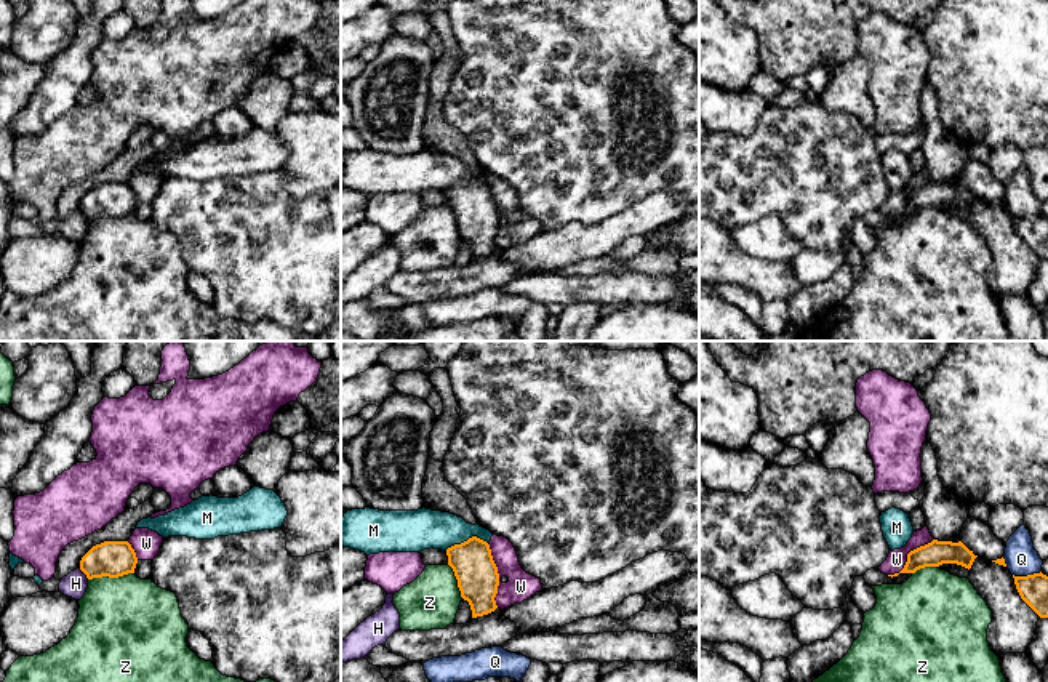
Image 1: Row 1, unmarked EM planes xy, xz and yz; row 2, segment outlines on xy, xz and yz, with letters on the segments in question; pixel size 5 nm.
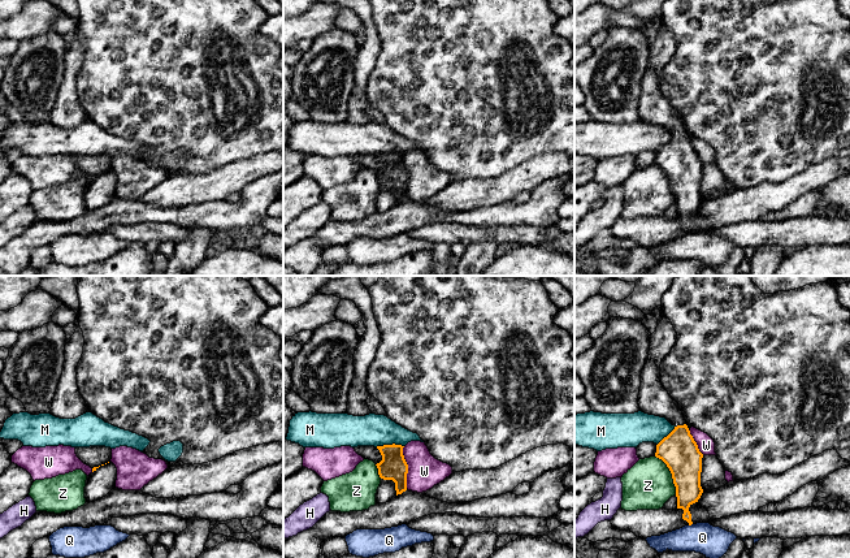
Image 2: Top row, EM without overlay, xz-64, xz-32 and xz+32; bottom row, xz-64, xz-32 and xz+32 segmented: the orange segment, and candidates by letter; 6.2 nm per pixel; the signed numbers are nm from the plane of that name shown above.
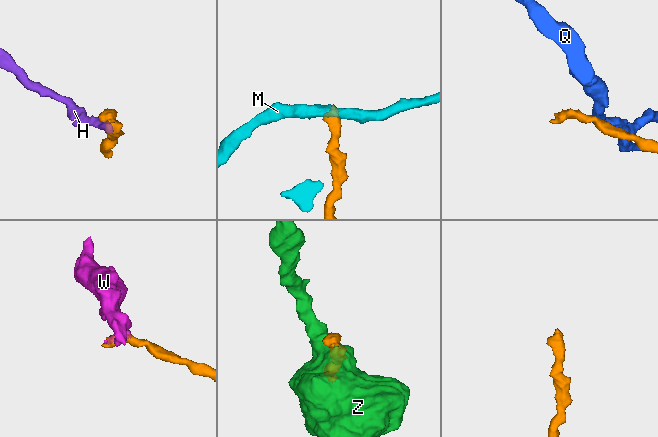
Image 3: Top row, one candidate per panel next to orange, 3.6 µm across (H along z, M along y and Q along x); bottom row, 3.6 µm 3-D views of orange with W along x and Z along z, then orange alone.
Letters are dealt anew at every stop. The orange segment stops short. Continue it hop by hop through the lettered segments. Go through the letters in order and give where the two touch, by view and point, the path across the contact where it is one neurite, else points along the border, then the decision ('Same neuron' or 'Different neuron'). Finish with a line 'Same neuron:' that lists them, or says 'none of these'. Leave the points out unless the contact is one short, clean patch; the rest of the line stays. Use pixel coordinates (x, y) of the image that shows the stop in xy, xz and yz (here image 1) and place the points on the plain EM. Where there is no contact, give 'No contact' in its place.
H: Touches orange at xy (84, 213). Boundary: xy (79, 210), (88, 220). Different neuron
M: Touches orange at xz (468, 181). Boundary: xz (487, 183), (469, 178), (445, 191). Different neuron
Q: Touches orange at yz (1028, 216). Boundary: yz (1040, 212), (1031, 216), (1013, 216). Different neuron
W: Touches orange at xz (498, 216). Boundary: xz (487, 184), (498, 215), (498, 234), (495, 239), (498, 248). Different neuron
Z: Touches orange at xy (111, 218). Different neuron
Same neuron: none of these

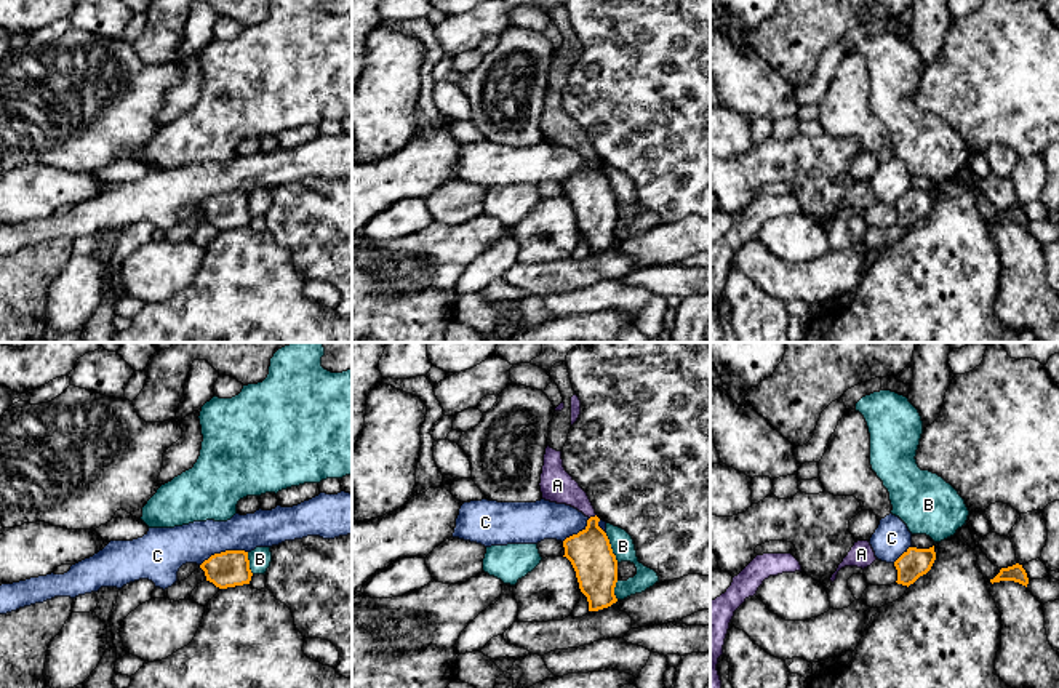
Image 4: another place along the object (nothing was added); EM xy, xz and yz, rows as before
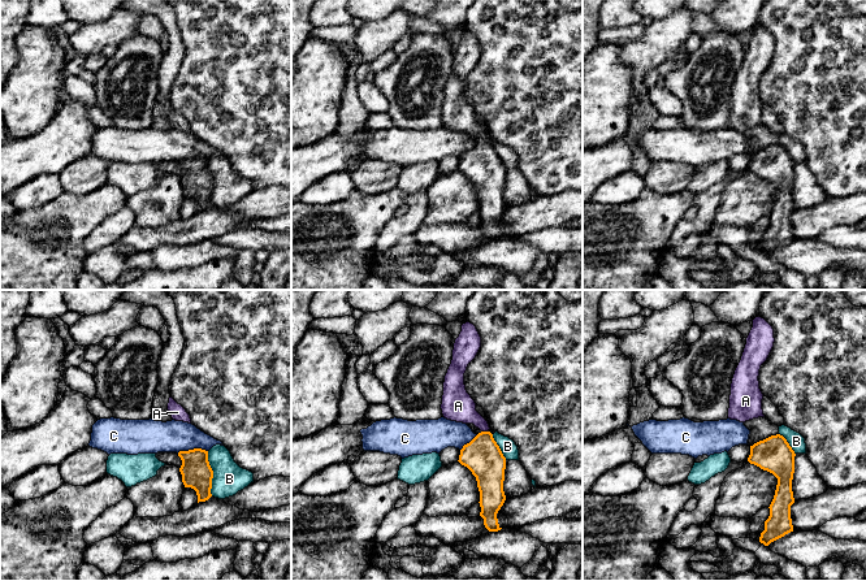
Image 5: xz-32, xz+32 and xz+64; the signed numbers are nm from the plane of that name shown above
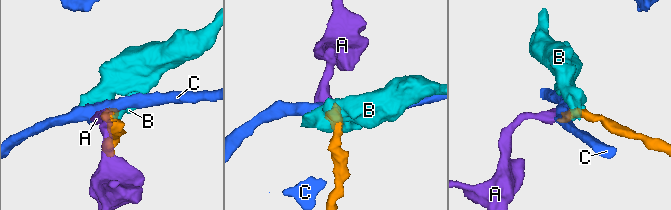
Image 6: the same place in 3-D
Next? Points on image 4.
A: Touches orange at xz (592, 159). Path across: xz (589, 192), (592, 186), (592, 159), (568, 133), (557, 127). Same neuron
B: Touches orange at xz (610, 189). Boundary: xz (605, 175), (618, 204). Different neuron
C: Touches orange at xy (223, 194). Boundary: xy (247, 192), (215, 194), (200, 207). Different neuron
Same neuron: A

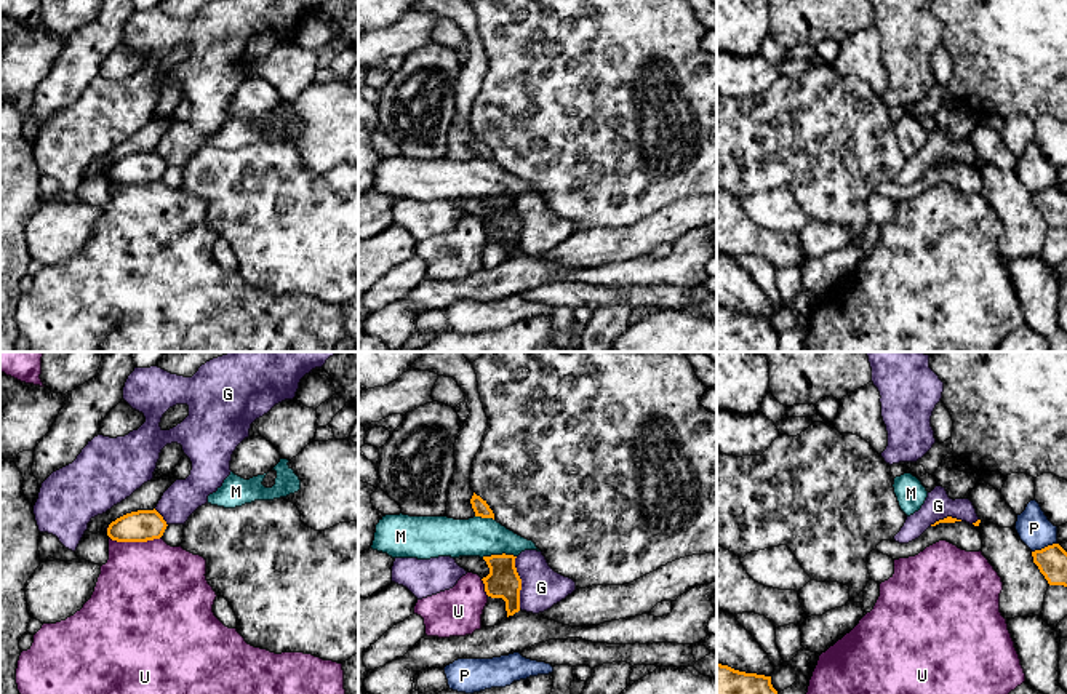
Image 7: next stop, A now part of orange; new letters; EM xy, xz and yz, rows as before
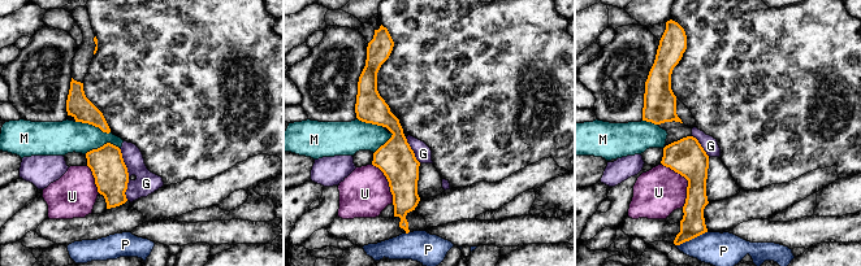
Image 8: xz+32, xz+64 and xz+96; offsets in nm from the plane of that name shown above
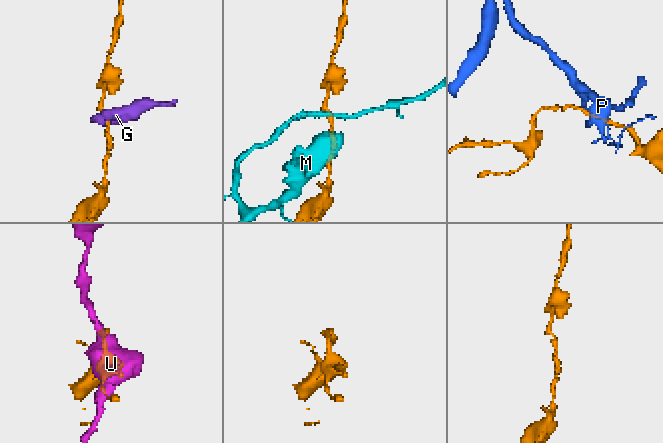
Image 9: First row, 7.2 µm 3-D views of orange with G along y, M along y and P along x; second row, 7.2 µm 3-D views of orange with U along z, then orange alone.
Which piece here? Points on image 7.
G: Touches orange at xz (520, 224). Boundary: xz (515, 199), (515, 213), (520, 221), (520, 250). Different neuron
M: Touches orange at xz (498, 197). Boundary: xz (515, 197), (491, 195), (482, 199). Different neuron
P: Touches orange at yz (1045, 189). Boundary: yz (1056, 184), (1032, 194). Different neuron
U: Touches orange at xy (135, 183). Different neuron
Same neuron: none of these

